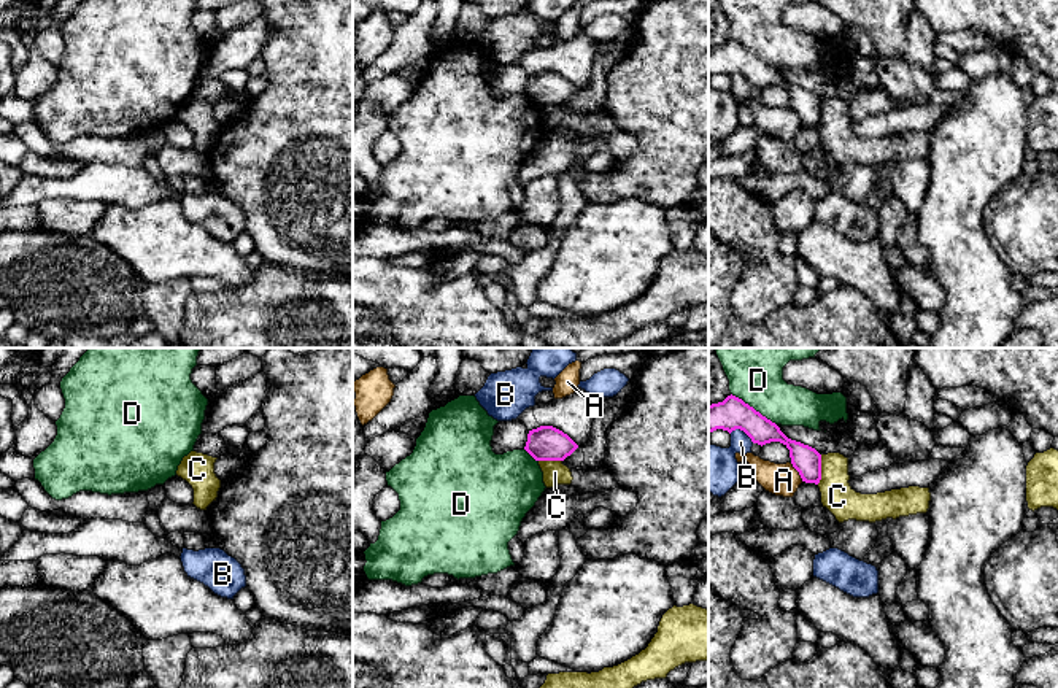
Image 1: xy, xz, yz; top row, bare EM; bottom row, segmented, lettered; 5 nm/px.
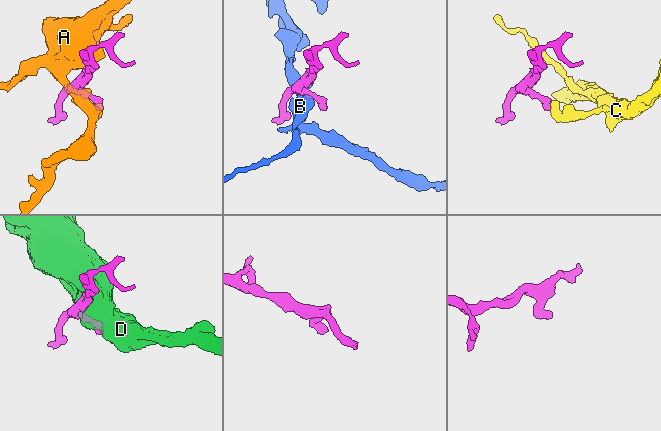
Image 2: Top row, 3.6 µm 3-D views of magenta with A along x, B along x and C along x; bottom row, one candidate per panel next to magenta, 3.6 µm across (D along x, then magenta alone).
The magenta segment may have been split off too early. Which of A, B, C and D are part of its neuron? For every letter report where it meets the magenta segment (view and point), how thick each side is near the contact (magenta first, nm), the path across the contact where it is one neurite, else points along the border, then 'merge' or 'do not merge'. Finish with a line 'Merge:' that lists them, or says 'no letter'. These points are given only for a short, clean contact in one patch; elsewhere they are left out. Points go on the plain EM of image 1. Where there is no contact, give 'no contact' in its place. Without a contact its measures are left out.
A: contact yz (798, 115); calibres 140 and 160 nm; do not merge
B: contact yz (742, 73); calibres 160 and 240 nm; do not merge
C: contact yz (820, 113); calibres 140 and 160 nm; border yz (822, 99), (822, 123), (817, 127); do not merge
D: contact yz (752, 51); calibres 160 and 260 nm; do not merge
Merge: no letter

